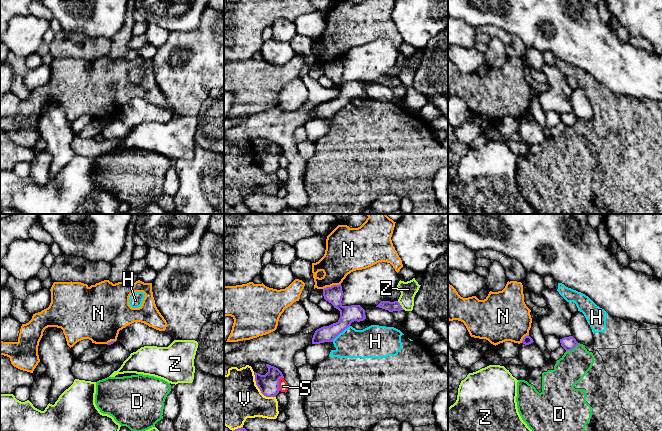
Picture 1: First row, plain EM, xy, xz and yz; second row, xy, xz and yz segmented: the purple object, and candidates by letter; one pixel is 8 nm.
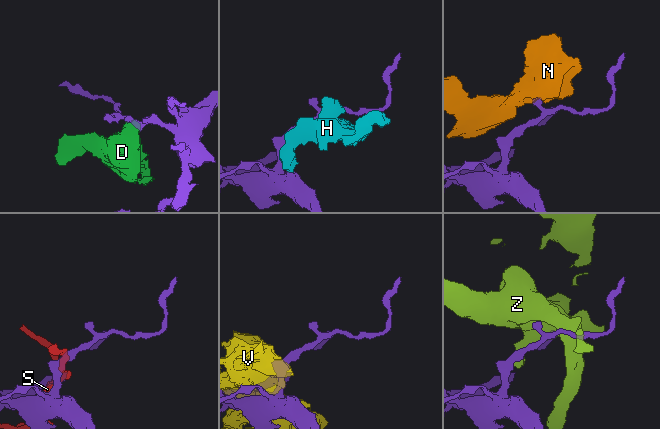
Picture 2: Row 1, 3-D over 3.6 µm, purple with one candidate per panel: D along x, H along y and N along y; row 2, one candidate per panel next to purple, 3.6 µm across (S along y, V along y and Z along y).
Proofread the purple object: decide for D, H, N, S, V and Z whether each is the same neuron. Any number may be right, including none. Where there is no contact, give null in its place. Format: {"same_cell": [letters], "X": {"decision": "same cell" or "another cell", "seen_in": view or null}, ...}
{"same_cell": [], "D": {"decision": "another cell", "seen_in": "yz"}, "H": {"decision": "another cell", "seen_in": "xz"}, "N": {"decision": "another cell", "seen_in": "xz"}, "S": {"decision": "another cell", "seen_in": "xz"}, "V": {"decision": "another cell", "seen_in": "xz"}, "Z": {"decision": "another cell", "seen_in": "xz"}}

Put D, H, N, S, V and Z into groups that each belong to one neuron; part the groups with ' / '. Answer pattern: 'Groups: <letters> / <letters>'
Groups: D H / N / S / V / Z

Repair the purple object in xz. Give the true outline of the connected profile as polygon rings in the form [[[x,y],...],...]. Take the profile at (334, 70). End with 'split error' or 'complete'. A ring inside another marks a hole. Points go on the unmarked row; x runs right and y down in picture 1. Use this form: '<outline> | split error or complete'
[[[341,60],[324,64],[323,72],[326,77],[340,87],[340,94],[336,99],[317,105],[313,111],[312,120],[333,118],[352,98],[360,98],[366,95],[365,86],[360,81],[342,81],[343,67]]] | complete

